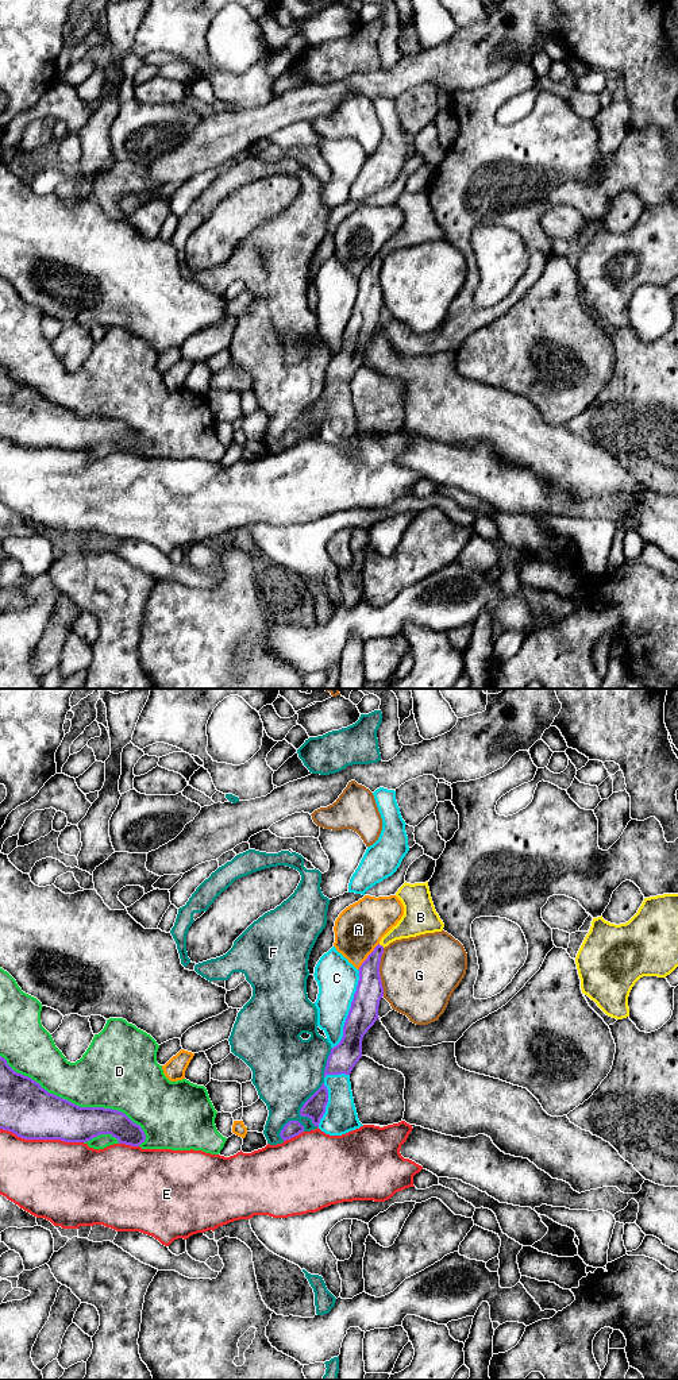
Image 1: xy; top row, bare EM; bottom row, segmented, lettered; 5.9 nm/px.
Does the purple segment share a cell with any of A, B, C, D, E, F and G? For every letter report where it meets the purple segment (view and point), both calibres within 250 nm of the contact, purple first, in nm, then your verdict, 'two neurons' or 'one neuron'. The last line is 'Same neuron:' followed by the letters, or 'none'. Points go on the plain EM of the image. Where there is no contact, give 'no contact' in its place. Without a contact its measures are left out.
A: xy (368, 265) | 160/280 nm | two neurons
B: xy (381, 254) | 140/160 nm | one neuron
C: xy (350, 317) | 170/240 nm | two neurons
D: xy (76, 413) | 300/380 nm | two neurons
E: xy (42, 447) | 320/480 nm | two neurons
F: xy (301, 416) | 130/420 nm | two neurons
G: xy (378, 281) | 170/460 nm | two neurons
Same neuron: B

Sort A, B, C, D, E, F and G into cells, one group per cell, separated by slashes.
A / B / C / D / E / F / G

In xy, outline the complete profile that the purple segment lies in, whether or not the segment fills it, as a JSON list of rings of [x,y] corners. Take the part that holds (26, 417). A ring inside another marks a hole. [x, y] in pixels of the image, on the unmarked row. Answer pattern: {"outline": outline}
{"outline": [[[0,365],[0,437],[24,448],[86,451],[111,443],[119,452],[139,455],[146,444],[124,421],[80,416],[47,401],[28,385],[15,381]]]}

